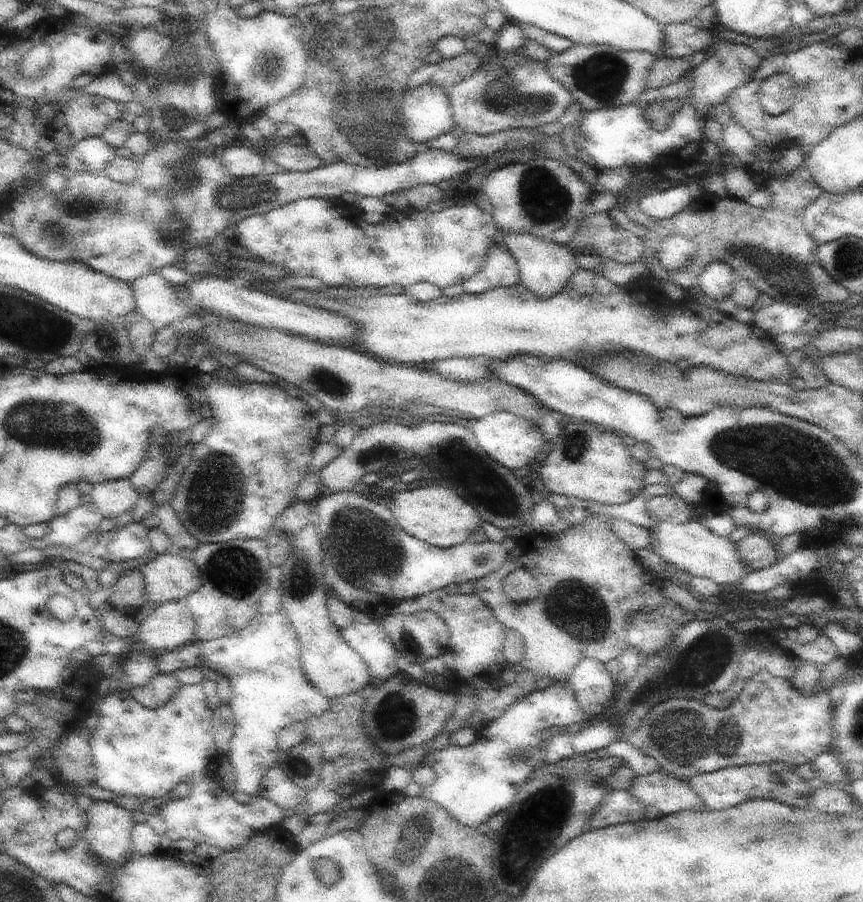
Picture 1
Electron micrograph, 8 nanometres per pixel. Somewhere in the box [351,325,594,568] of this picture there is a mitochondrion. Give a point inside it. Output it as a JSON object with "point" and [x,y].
{"point":[457,454]}

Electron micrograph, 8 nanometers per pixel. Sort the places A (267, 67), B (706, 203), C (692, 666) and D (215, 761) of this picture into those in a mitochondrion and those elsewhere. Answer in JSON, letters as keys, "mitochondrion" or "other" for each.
{"A":"mitochondrion","B":"other","C":"mitochondrion","D":"other"}

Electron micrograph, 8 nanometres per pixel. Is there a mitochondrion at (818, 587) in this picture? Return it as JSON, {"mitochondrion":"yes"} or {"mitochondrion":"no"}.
{"mitochondrion":"no"}

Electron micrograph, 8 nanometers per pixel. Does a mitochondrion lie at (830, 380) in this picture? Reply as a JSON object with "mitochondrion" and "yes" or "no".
{"mitochondrion":"no"}

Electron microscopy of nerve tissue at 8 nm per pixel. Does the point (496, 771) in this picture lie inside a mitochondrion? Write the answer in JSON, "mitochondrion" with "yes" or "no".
{"mitochondrion":"no"}

